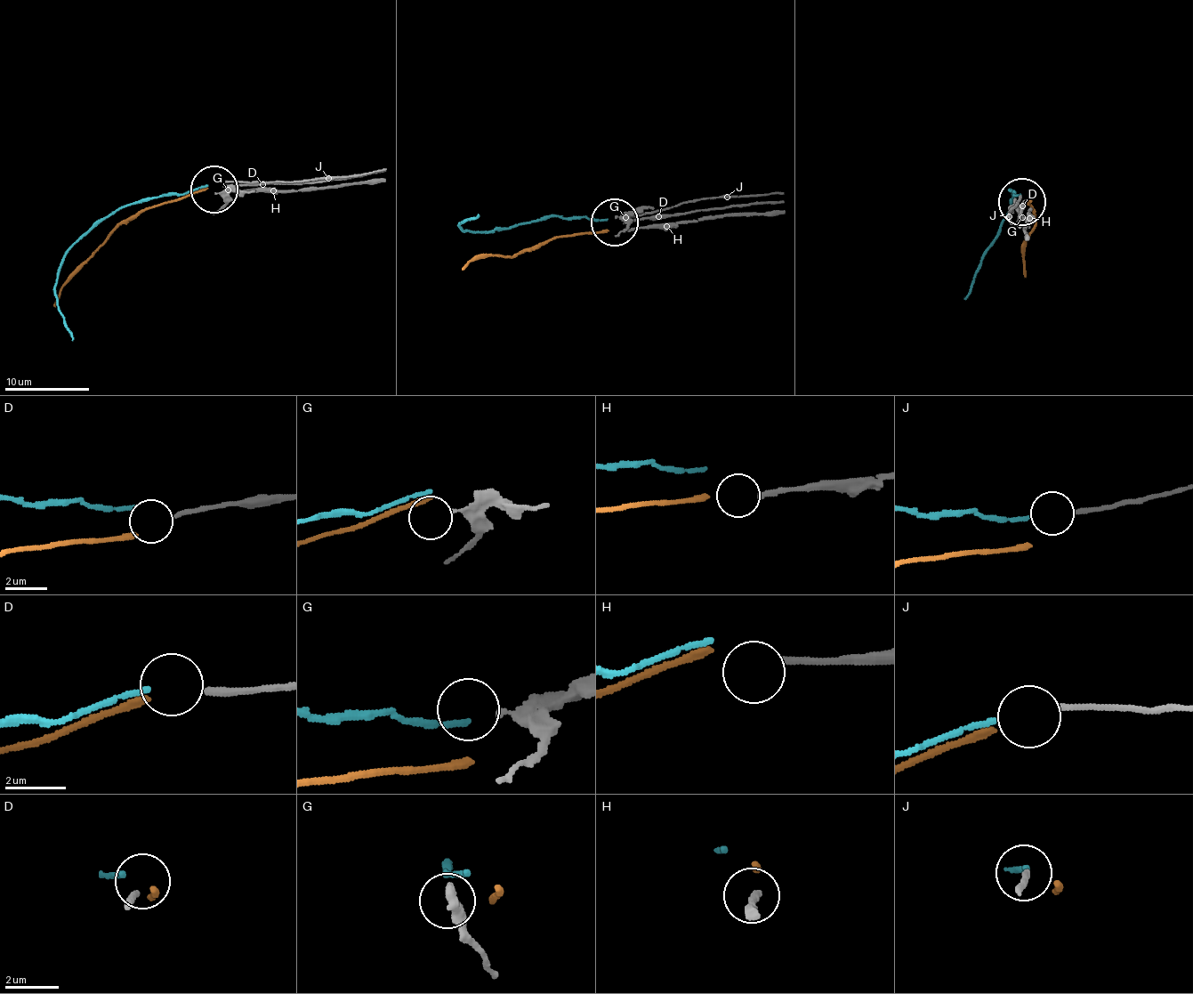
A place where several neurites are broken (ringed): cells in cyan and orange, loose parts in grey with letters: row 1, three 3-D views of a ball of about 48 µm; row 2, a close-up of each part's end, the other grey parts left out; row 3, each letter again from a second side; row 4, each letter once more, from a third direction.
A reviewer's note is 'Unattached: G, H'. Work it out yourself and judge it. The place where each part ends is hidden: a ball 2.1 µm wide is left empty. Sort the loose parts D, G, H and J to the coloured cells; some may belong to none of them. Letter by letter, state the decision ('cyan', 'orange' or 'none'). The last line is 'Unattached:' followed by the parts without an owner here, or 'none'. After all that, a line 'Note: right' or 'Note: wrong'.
D: orange
G: none
H: none
J: cyan
Unattached: G, H
Note: right

